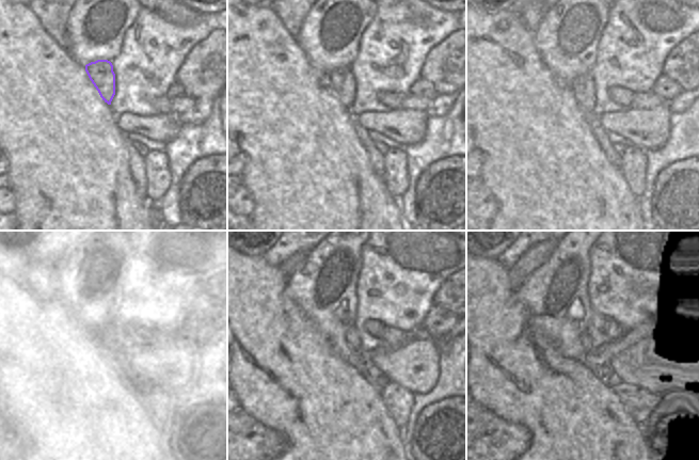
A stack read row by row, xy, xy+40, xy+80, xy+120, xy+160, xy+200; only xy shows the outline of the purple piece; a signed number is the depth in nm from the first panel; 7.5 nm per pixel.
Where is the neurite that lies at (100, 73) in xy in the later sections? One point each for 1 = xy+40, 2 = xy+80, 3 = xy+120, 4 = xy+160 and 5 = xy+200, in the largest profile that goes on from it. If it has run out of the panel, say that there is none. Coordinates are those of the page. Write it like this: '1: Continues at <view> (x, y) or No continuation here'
1: Continues at xy+40 (342, 80)
2: Continues at xy+80 (583, 86)
3: Continues at xy+120 (110, 336)
4: Continues at xy+160 (355, 339)
5: Continues at xy+200 (593, 340).

